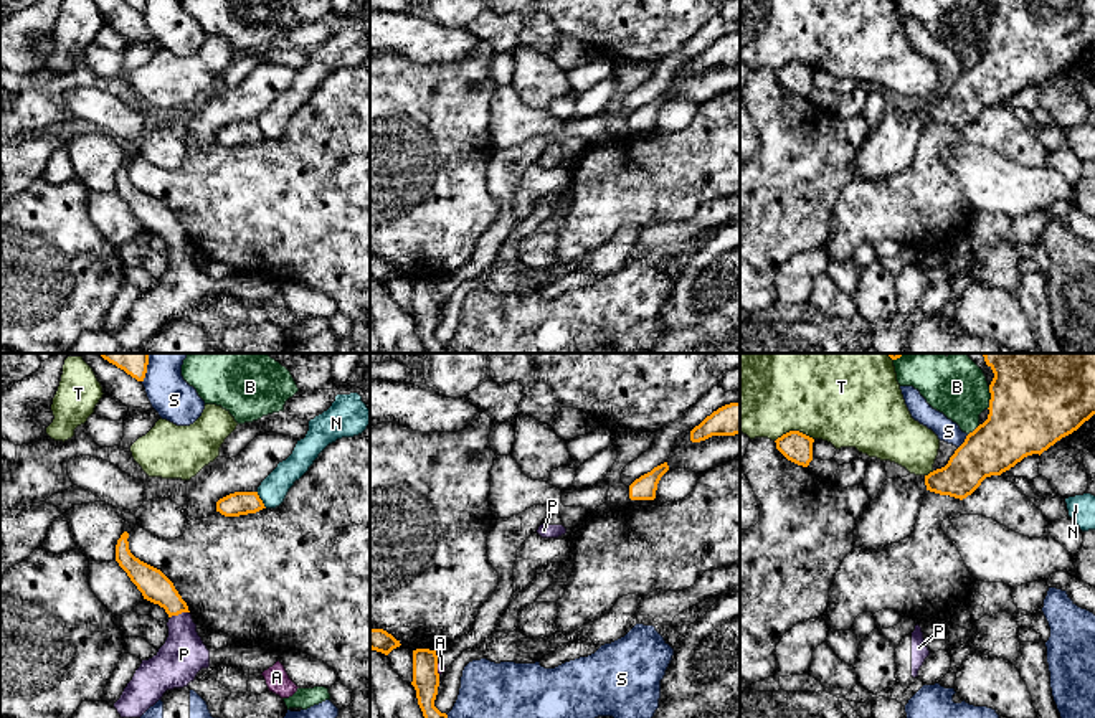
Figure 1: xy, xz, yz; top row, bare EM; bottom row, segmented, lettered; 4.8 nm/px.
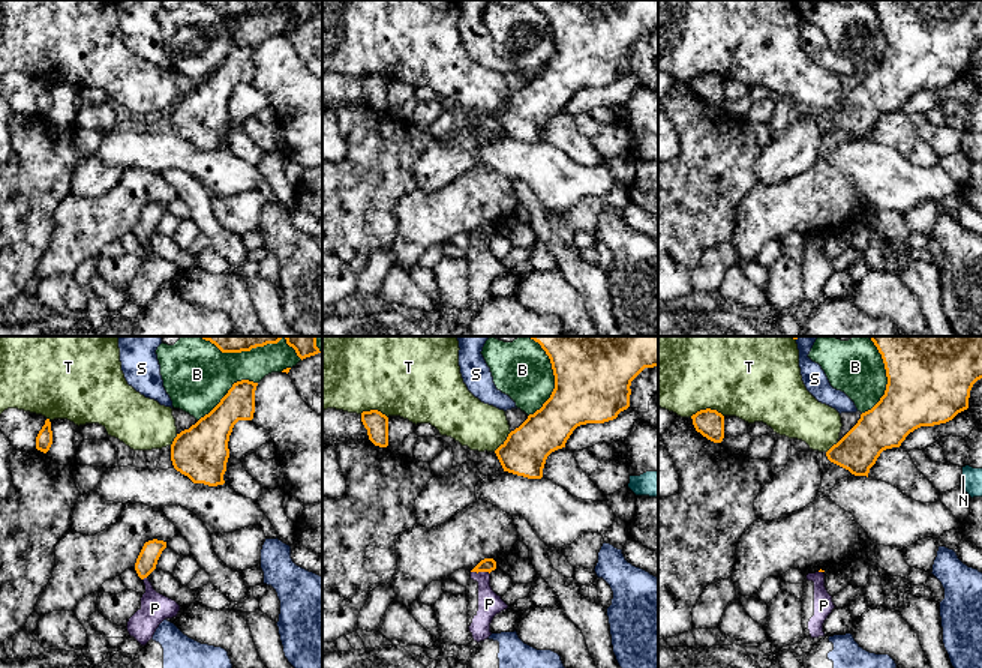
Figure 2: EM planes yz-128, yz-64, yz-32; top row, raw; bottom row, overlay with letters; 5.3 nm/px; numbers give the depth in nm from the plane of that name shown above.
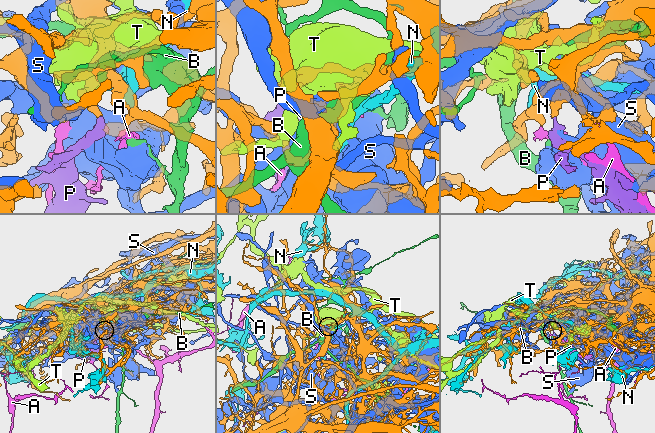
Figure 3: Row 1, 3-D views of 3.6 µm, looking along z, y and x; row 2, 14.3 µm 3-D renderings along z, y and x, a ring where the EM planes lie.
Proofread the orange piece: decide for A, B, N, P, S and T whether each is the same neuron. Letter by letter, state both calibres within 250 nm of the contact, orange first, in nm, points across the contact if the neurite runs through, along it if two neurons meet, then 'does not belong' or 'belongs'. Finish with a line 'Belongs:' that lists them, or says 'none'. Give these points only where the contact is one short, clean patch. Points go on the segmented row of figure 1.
A: 130 nm thick on the orange side, 40 nm on the other; border along xz (436, 662), (440, 674); does not belong
B: 480 nm thick on the orange side, 300 nm on the other; does not belong
N: 120 nm thick on the orange side, 140 nm on the other; does not belong
P: 150 nm thick on the orange side, 220 nm on the other; runs through xy (152, 583), (179, 613), (184, 654); belongs
S: 280 nm thick on the orange side, 110 nm on the other; does not belong
T: 150 nm thick on the orange side, 500 nm on the other; does not belong
Belongs: P

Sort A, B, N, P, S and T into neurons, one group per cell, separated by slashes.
A / B / N / P / S / T

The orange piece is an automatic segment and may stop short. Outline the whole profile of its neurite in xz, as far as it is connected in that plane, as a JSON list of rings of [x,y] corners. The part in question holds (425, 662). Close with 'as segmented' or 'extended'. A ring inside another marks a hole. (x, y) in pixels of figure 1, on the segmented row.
[[[416,649],[413,650],[413,682],[418,705],[424,718],[448,718],[434,706],[439,687],[438,655],[436,650]]]; as segmented

